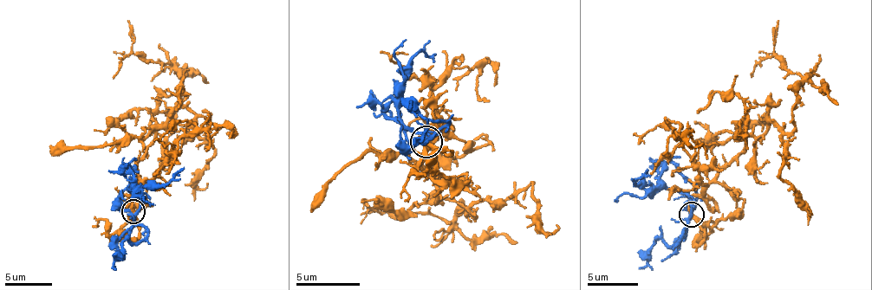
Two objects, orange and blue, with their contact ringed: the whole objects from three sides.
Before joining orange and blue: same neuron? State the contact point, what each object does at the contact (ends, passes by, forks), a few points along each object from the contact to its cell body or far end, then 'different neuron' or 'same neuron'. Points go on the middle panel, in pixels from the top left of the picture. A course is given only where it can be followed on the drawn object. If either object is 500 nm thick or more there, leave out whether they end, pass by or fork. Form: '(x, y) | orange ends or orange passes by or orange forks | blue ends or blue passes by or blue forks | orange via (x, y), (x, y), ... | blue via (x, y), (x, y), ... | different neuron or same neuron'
(426, 141) | orange forks | blue forks | orange via (426, 141), (436, 201), (471, 216), (467, 208), (447, 220), (361, 201) | blue via (426, 141), (432, 137), (422, 135), (400, 119), (400, 90), (418, 53), (432, 57), (436, 53) | same neuron

